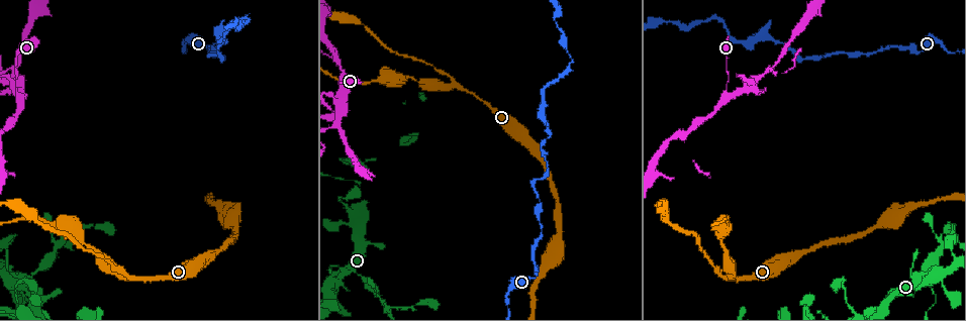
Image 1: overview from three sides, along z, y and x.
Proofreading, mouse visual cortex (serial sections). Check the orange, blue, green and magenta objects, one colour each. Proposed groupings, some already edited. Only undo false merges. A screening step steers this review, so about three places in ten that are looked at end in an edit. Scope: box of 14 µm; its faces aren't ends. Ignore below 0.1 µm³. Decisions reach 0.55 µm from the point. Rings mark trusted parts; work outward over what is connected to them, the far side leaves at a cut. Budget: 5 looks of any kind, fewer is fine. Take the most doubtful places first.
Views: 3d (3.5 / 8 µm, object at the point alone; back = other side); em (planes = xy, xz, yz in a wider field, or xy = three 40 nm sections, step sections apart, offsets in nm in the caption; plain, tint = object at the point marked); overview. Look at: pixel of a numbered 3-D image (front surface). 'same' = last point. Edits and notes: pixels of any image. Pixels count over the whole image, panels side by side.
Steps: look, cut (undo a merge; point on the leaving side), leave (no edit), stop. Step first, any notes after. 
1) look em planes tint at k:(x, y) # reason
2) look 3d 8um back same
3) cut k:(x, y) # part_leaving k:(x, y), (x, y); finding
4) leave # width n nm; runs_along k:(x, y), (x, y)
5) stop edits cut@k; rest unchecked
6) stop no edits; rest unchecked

look em xy step 2 tint at 1:(130, 278) # sudden change in width

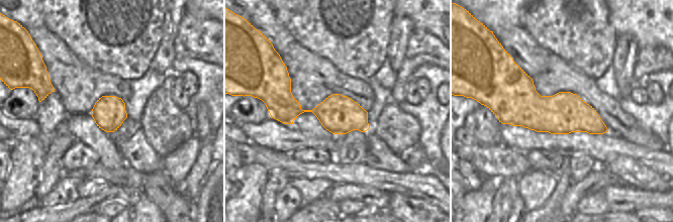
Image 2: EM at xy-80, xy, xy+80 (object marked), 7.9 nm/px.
look 3d 3.5um same # see where the arms go

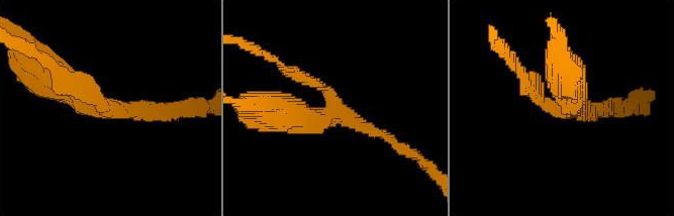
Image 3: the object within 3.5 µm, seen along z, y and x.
leave # arms 3; runs_along 3:(396, 146), (338, 110), (285, 112); continuous, no second cell

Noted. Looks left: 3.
look 3d 3.5um at 1:(341, 85) # thin arm on a thick one

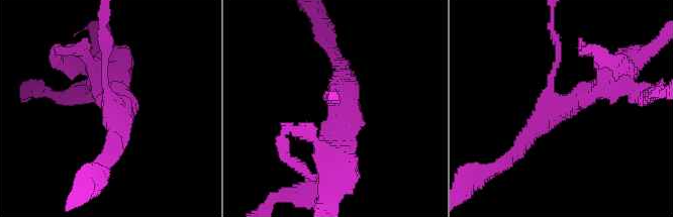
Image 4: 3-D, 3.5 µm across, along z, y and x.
look em planes tint at 4:(557, 101) # arms 3; arm_widths 150, 250, 350 nm; shape alone is not enough

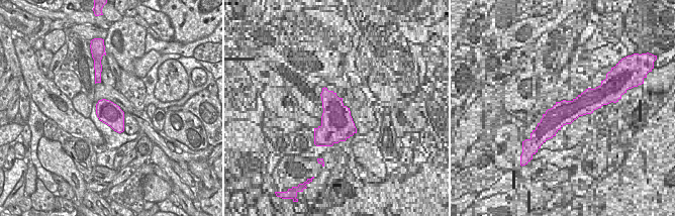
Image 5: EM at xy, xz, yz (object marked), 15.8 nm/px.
leave # runs_along 4:(556, 36), (551, 95), (559, 105), (612, 77); all the same cell

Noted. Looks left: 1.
stop no edits; rest unchecked

